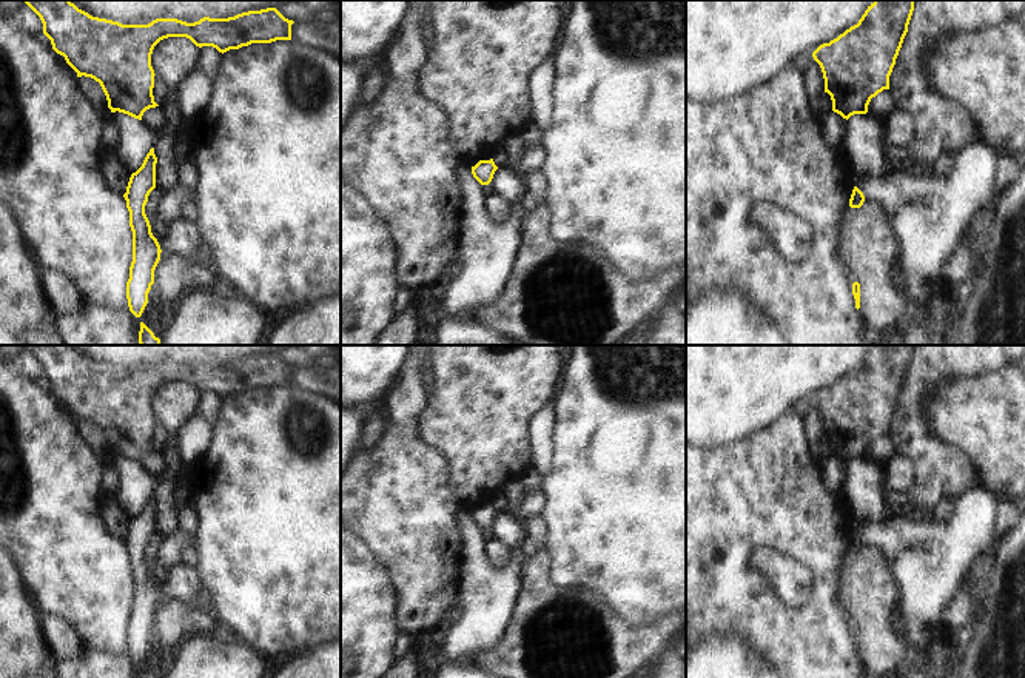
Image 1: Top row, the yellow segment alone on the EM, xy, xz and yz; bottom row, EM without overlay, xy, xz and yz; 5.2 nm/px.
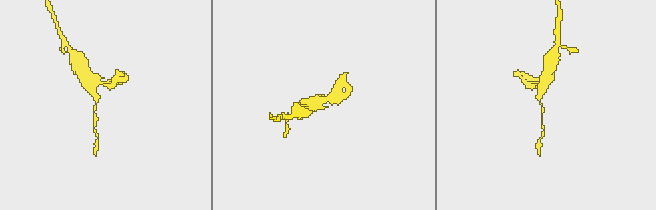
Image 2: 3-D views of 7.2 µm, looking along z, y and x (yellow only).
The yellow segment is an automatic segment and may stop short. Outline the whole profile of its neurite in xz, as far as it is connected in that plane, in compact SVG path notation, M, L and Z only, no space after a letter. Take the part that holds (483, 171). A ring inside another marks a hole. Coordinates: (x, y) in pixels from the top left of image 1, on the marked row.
M493 159L479 160L475 166L472 166L472 174L481 185L489 185L496 170L498 166Z

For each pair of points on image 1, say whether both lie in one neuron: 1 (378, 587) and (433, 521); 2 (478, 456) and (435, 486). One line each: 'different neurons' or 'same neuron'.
1: different neurons
2: different neurons

